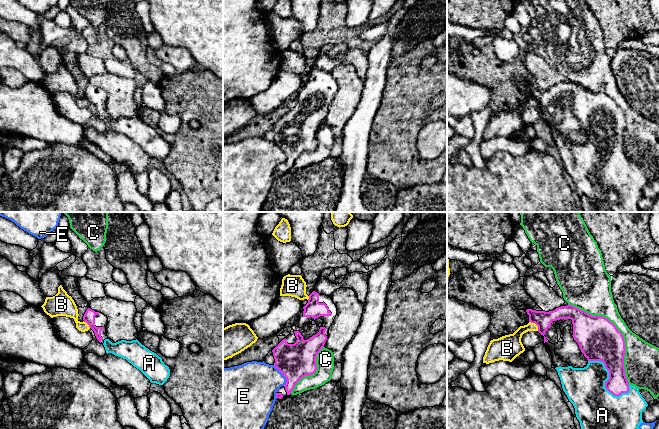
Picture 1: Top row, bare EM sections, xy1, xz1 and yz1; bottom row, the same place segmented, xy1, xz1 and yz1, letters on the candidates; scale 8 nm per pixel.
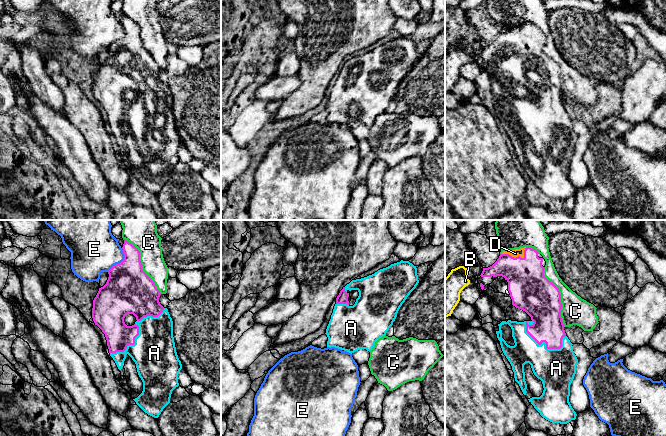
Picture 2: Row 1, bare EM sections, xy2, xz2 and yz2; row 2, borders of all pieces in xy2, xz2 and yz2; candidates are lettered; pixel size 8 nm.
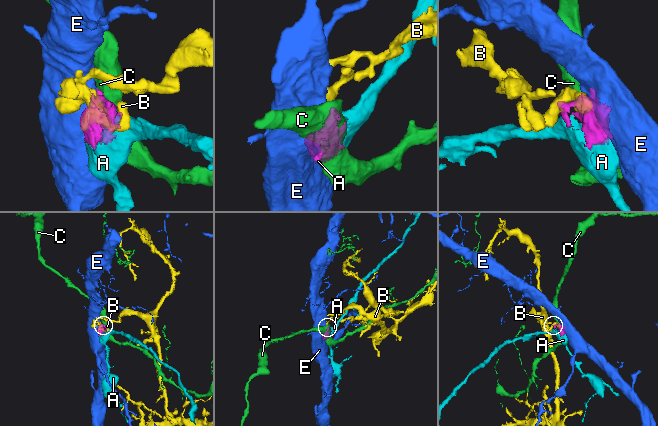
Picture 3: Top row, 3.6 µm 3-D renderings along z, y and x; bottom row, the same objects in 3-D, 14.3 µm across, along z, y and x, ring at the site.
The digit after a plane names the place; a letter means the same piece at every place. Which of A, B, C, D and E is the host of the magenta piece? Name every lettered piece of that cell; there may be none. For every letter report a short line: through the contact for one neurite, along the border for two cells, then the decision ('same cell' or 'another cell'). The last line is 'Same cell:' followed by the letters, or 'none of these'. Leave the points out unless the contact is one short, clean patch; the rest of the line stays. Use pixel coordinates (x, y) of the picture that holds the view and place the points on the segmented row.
A: same cell
B: line yz1 (529, 321), (533, 322), (538, 330); another cell
C: another cell
D: same cell
E: another cell
Same cell: A, D

